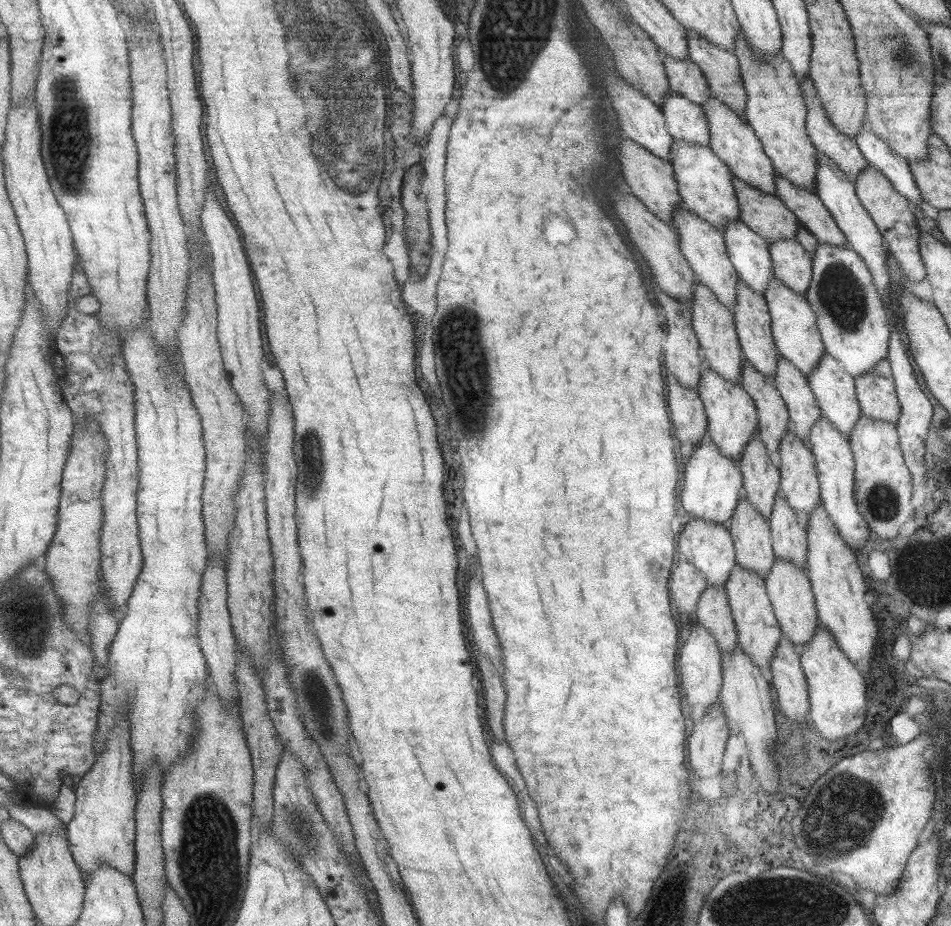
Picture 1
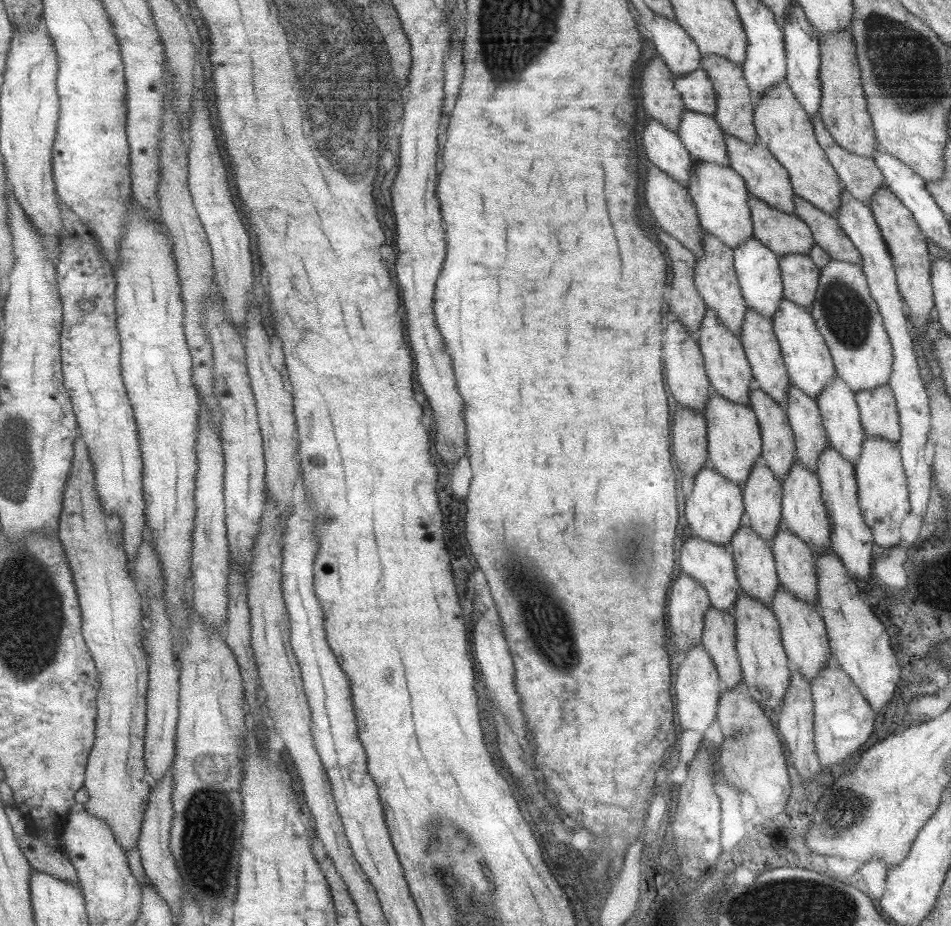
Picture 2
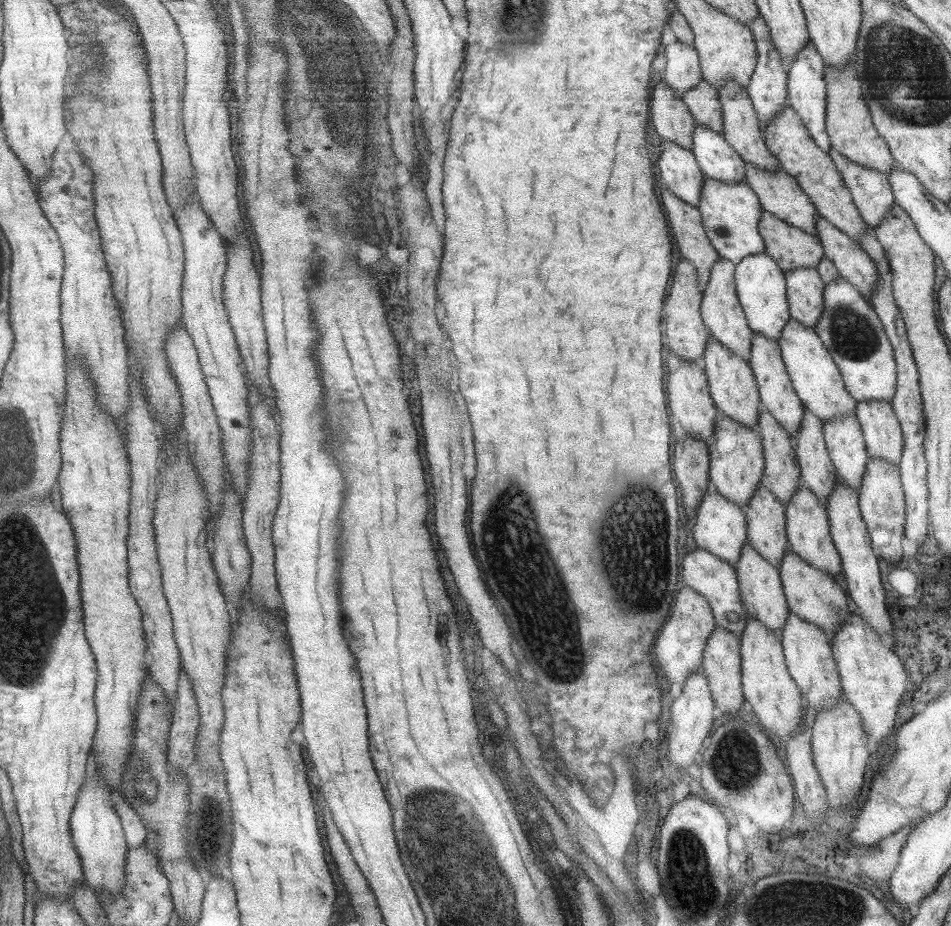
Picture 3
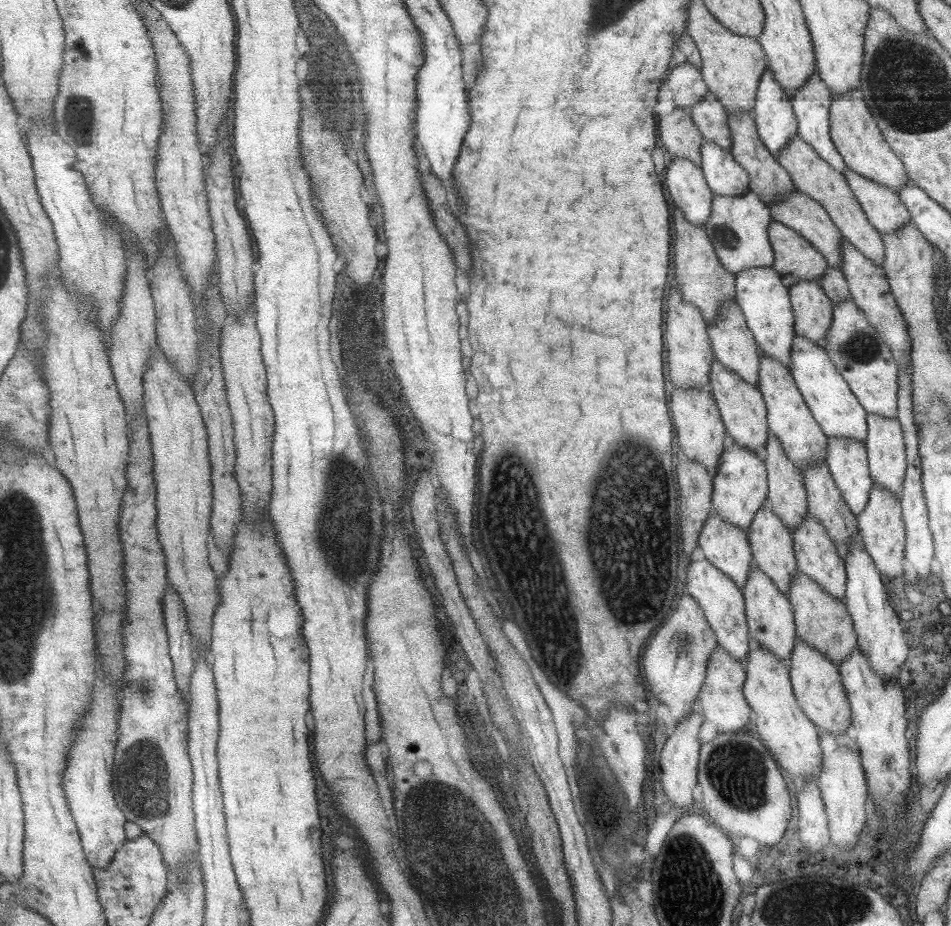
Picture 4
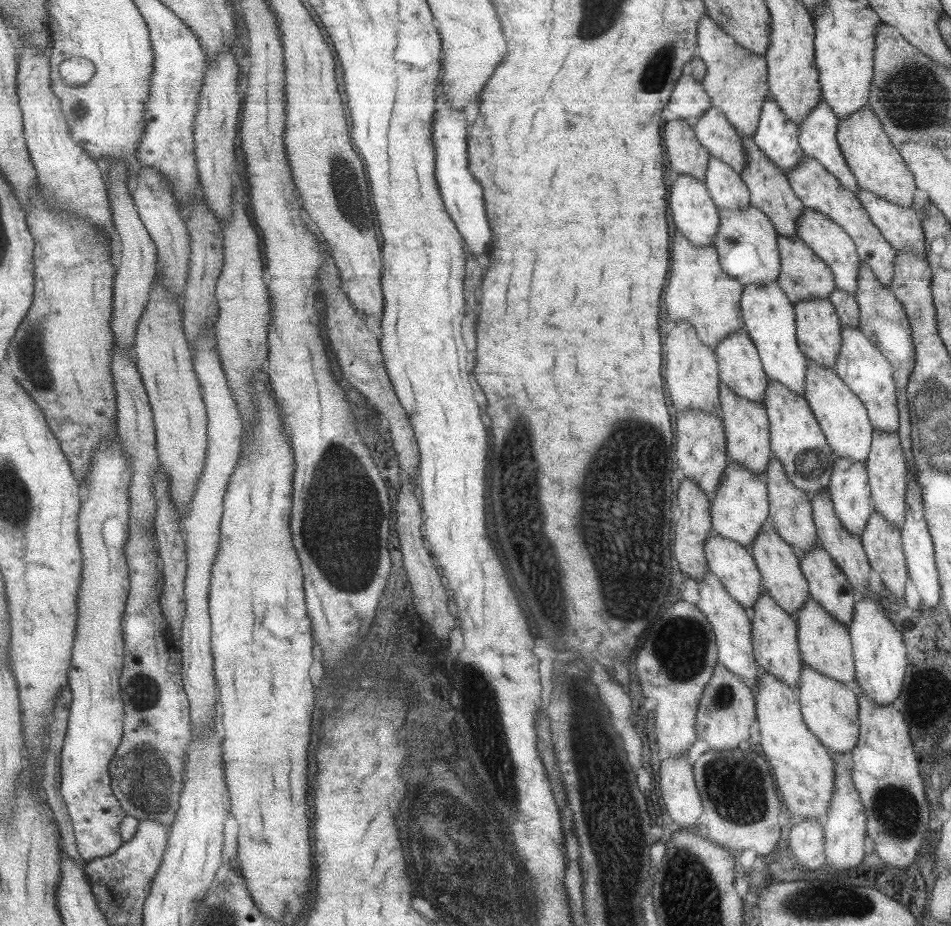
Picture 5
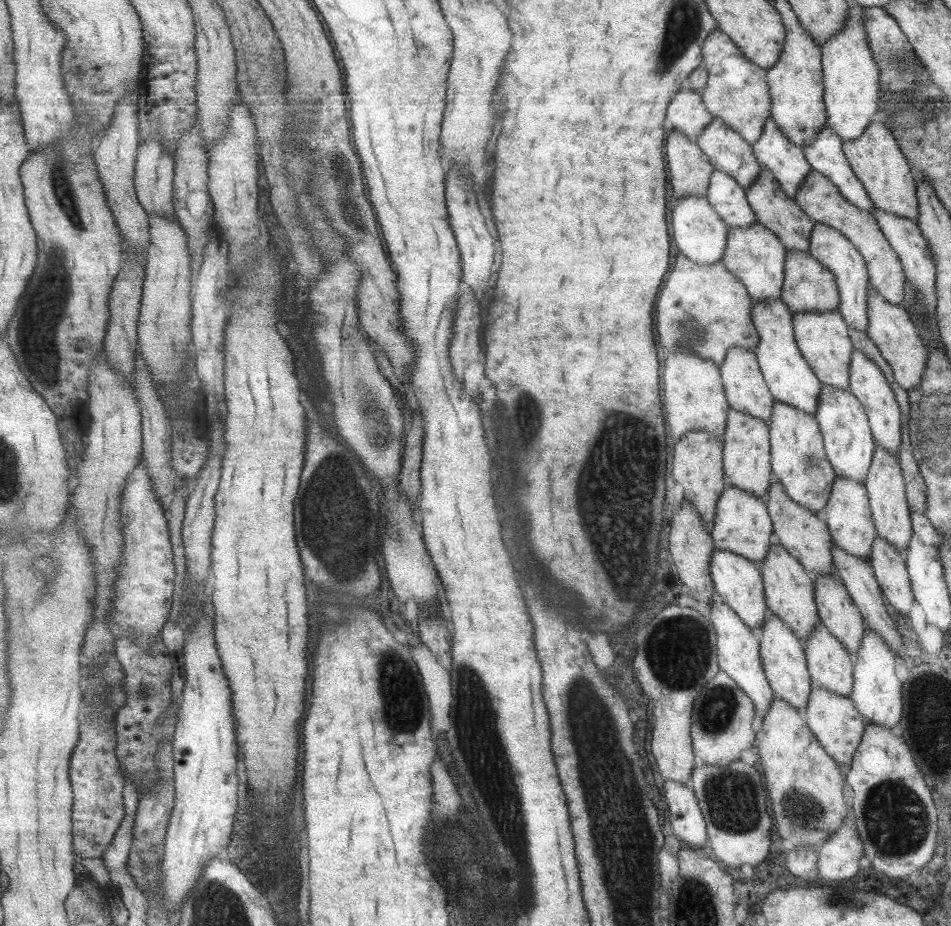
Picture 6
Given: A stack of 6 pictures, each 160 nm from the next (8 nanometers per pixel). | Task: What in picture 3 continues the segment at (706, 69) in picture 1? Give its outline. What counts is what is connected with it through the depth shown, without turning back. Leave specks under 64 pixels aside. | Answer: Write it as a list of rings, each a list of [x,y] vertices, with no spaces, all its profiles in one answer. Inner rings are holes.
[[[727,81],[718,90],[718,99],[722,108],[722,135],[729,146],[739,154],[744,164],[751,164],[759,170],[775,172],[779,170],[779,162],[769,153],[762,137],[761,122],[757,118],[749,95],[737,81]]]

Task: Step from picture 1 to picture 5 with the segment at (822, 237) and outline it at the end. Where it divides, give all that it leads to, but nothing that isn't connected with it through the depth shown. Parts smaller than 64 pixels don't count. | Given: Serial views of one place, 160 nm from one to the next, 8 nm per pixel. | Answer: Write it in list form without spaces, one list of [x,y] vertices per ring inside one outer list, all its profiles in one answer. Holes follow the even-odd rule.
[[[861,263],[857,269],[857,291],[854,298],[858,304],[858,327],[863,331],[863,334],[880,350],[882,355],[891,363],[894,385],[896,388],[896,405],[898,408],[898,429],[896,433],[899,437],[903,456],[906,460],[906,468],[908,474],[916,478],[916,464],[912,457],[910,447],[910,420],[909,407],[906,399],[906,386],[908,383],[909,373],[914,367],[914,346],[912,343],[912,332],[906,312],[903,310],[901,303],[895,298],[895,295],[890,289],[879,284],[875,280],[876,276],[871,272],[871,269]]]

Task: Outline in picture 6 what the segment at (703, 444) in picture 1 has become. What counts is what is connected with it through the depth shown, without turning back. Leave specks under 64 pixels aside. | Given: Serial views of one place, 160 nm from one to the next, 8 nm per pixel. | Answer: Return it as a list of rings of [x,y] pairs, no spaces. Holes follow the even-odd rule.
[[[714,548],[710,556],[709,572],[715,597],[729,606],[749,630],[757,633],[769,612],[764,597],[762,576],[757,565],[730,550]]]

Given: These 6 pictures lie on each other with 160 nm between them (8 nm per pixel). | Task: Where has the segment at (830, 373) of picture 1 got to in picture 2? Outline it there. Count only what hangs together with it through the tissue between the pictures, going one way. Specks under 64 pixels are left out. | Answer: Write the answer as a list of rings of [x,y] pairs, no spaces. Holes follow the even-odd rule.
[[[835,374],[830,383],[827,383],[821,389],[815,399],[828,443],[833,447],[833,450],[837,450],[839,454],[842,454],[846,461],[854,464],[859,451],[861,451],[861,442],[866,437],[860,425],[855,393]]]

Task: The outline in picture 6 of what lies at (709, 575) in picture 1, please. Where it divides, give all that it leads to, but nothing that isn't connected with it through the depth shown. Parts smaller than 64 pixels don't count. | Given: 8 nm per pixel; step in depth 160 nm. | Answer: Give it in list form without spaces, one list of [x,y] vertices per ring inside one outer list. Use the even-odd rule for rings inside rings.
[[[716,597],[708,604],[709,613],[706,616],[716,635],[716,654],[718,655],[718,669],[726,672],[740,690],[747,696],[757,709],[759,718],[765,714],[772,702],[772,691],[761,667],[759,657],[758,636],[727,606]]]

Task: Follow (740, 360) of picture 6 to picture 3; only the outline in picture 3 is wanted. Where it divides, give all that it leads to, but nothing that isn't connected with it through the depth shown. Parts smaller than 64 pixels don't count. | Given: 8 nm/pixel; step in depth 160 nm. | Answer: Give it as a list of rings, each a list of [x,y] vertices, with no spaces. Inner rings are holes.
[[[719,257],[712,264],[709,282],[702,291],[700,300],[700,315],[709,335],[715,337],[725,348],[737,353],[748,364],[752,330],[747,324],[746,316],[741,308],[738,296],[735,294],[734,264],[726,258]]]

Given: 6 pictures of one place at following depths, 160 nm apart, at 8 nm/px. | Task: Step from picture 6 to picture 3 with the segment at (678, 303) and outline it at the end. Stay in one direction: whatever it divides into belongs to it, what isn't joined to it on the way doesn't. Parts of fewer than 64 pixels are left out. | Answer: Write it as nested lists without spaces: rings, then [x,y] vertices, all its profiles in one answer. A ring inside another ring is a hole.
[[[662,187],[659,192],[659,200],[666,217],[668,228],[677,242],[677,250],[681,253],[681,258],[687,259],[694,267],[697,275],[697,288],[702,292],[709,282],[709,273],[714,262],[720,257],[717,251],[711,246],[708,236],[704,233],[700,213],[695,206],[683,202],[677,198],[669,189]]]

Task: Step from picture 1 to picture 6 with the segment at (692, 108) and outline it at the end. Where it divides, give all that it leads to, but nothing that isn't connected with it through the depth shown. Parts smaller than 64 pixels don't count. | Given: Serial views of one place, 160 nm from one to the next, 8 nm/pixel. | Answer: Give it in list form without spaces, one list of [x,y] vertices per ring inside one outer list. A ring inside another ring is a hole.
[[[713,170],[708,182],[706,199],[711,209],[729,227],[749,226],[756,222],[748,206],[745,189],[719,170]]]

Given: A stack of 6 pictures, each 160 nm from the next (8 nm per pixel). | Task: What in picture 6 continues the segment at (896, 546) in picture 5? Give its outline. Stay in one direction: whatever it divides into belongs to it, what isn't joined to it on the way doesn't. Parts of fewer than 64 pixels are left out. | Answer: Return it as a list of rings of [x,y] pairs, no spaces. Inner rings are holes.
[[[875,537],[867,561],[872,566],[874,577],[885,600],[901,615],[907,616],[914,596],[903,553],[885,542],[885,539]]]

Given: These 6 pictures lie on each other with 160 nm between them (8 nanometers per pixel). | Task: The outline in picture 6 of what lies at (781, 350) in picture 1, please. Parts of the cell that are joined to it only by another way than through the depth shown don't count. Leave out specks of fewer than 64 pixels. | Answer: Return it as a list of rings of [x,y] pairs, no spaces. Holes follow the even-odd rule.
[[[820,383],[814,417],[822,436],[826,457],[836,476],[863,483],[877,445],[871,434],[863,405],[848,390]]]

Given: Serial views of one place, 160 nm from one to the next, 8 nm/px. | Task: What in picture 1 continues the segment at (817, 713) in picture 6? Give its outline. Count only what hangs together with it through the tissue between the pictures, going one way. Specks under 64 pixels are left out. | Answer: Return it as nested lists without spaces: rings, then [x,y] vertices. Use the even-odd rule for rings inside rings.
[[[774,557],[769,572],[764,576],[764,587],[781,633],[785,634],[789,638],[789,642],[797,649],[801,645],[807,644],[813,638],[819,622],[816,618],[814,596],[806,571],[788,560]]]

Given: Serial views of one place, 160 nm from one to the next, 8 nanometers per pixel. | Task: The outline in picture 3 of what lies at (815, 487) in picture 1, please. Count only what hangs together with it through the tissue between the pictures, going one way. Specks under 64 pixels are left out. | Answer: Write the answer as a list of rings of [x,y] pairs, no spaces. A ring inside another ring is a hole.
[[[797,487],[784,506],[785,532],[789,542],[788,548],[806,560],[811,566],[823,572],[830,572],[832,577],[840,572],[840,556],[830,537],[826,509],[818,501],[812,490]]]

